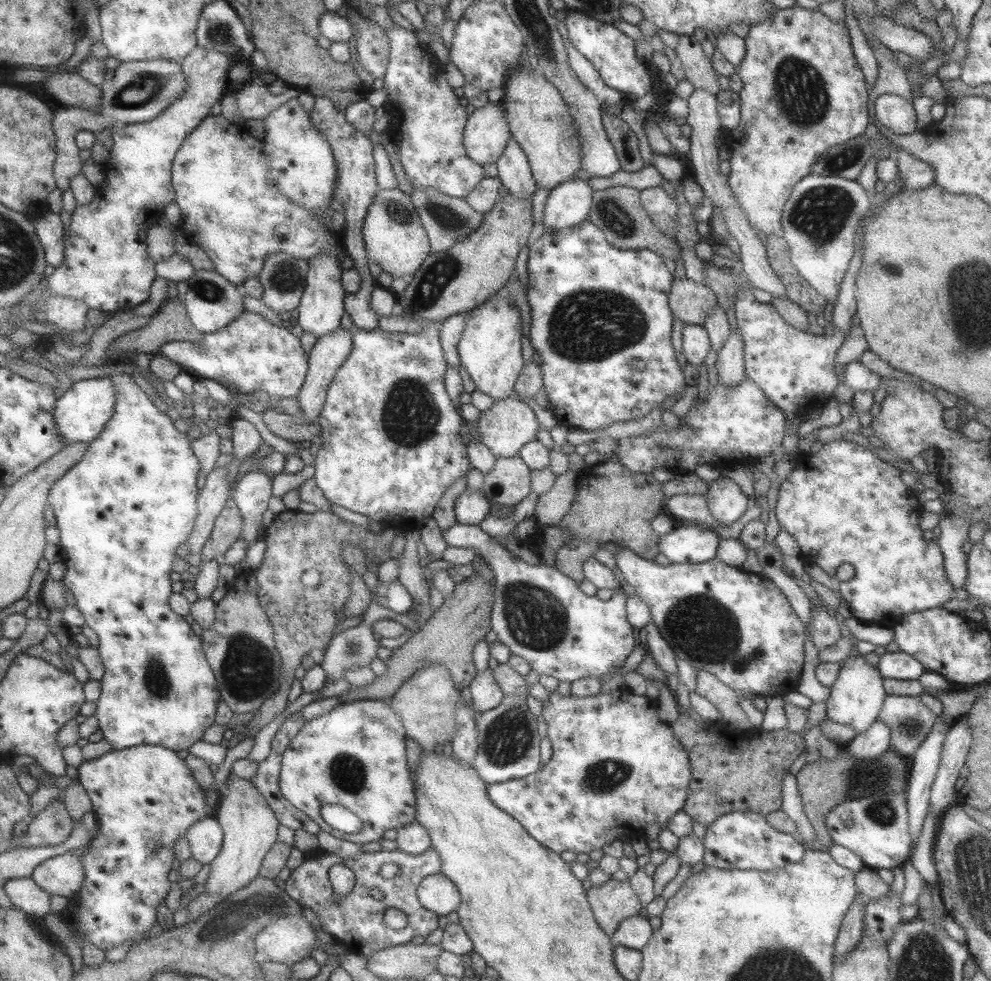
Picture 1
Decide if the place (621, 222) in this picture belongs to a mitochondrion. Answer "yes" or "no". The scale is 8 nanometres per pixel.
yes

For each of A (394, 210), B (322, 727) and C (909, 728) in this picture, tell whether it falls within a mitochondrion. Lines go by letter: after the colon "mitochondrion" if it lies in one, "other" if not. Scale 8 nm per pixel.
A: mitochondrion
B: other
C: mitochondrion

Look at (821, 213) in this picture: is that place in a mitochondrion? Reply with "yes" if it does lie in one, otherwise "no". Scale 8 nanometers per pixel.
yes

